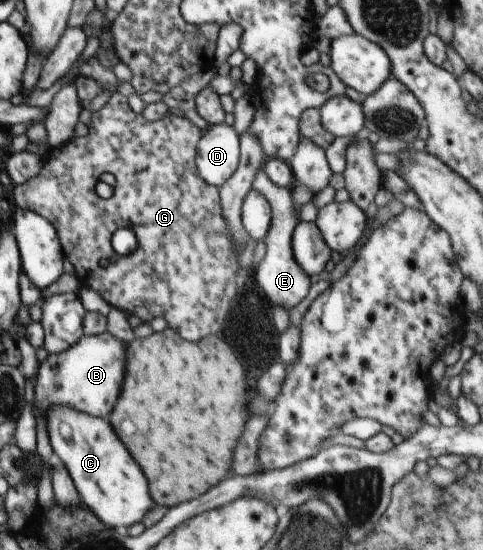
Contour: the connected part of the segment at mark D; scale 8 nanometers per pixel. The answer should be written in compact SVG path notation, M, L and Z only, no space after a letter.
M225 122L213 125L199 139L196 151L200 177L210 185L223 186L233 176L240 161L240 138L236 127Z

